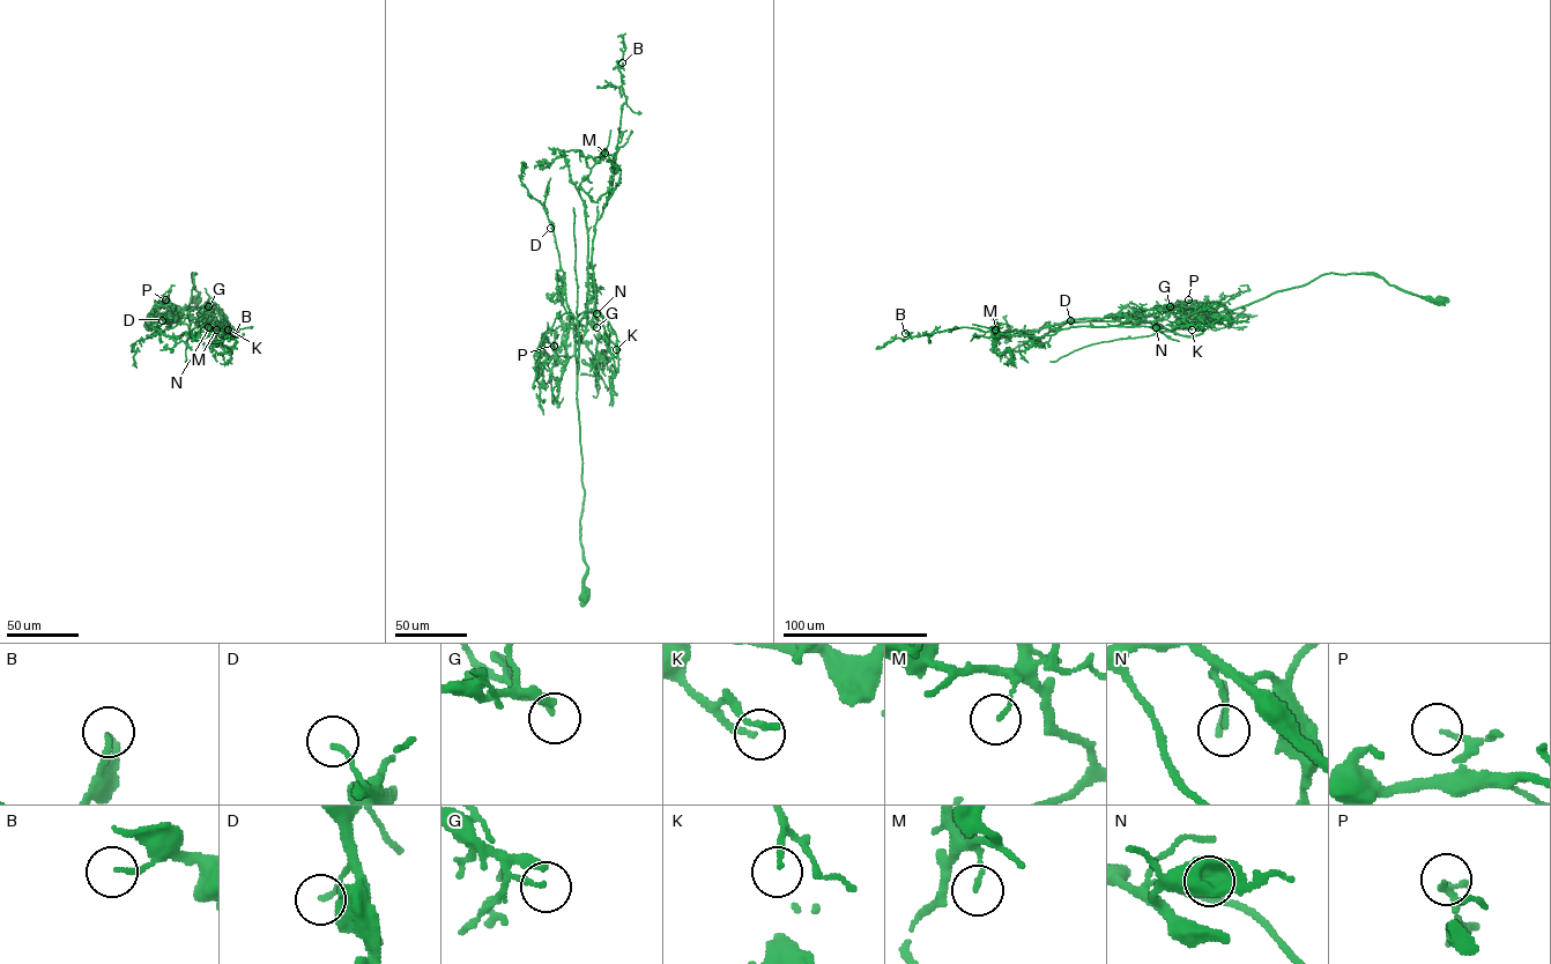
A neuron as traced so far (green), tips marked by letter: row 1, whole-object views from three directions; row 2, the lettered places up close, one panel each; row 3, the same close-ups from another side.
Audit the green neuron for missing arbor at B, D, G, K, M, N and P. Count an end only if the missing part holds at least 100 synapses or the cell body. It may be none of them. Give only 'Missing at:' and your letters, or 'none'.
Missing at: G

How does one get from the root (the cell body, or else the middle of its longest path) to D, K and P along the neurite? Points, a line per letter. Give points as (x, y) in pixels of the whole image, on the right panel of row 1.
D: (1439, 299), (1425, 299), (1372, 274), (1329, 273), (1226, 311), (1208, 312), (1170, 304), (1141, 318), (1070, 320)
K: (1439, 299), (1425, 299), (1372, 274), (1329, 273), (1226, 311), (1184, 306), (1197, 306), (1185, 318), (1192, 330)
P: (1439, 299), (1425, 299), (1372, 274), (1329, 273), (1226, 311), (1201, 311), (1196, 309), (1197, 303), (1188, 299)

